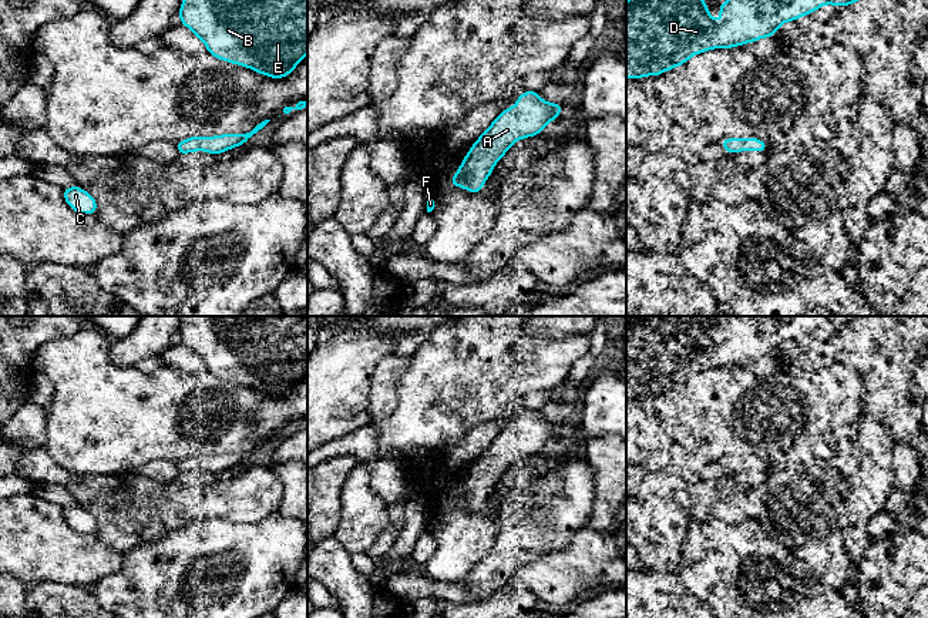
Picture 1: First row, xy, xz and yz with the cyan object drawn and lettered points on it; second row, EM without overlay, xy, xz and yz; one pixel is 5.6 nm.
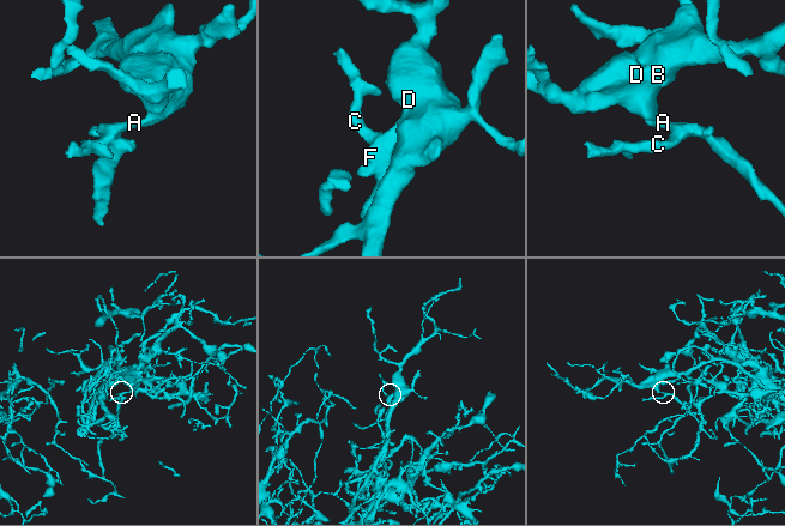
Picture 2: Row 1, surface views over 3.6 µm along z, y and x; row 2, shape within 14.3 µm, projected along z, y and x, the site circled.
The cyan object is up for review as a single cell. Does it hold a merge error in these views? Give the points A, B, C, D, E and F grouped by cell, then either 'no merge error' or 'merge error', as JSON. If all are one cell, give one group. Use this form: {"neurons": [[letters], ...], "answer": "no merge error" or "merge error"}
{"neurons": [["A", "B", "C", "D", "E", "F"]], "answer": "no merge error"}

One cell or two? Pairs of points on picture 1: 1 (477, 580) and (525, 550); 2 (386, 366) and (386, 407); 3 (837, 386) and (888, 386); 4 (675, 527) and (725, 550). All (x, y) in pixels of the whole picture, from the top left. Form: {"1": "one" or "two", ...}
{"1": "one", "2": "one", "3": "two", "4": "two"}

